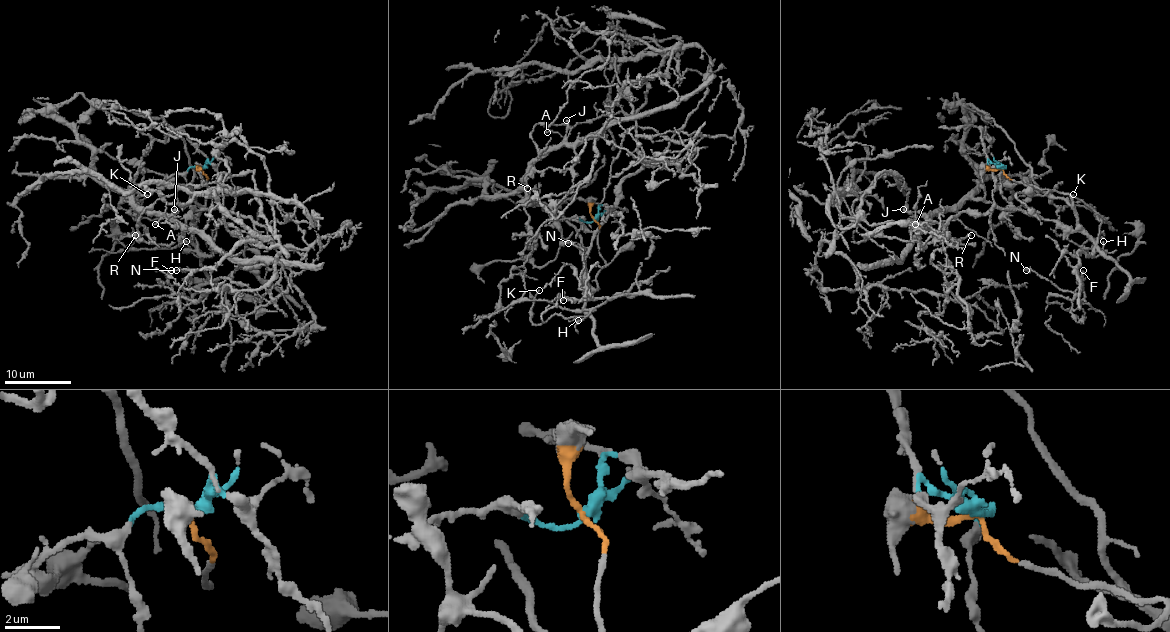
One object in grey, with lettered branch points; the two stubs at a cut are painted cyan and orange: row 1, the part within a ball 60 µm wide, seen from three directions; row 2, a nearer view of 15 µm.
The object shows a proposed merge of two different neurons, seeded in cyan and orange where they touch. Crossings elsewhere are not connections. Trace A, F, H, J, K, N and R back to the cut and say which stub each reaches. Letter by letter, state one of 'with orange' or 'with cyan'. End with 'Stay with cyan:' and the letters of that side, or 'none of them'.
A: with cyan
F: with orange
H: with orange
J: with cyan
K: with orange
N: with orange
R: with cyan
Stay with cyan: A, J, R

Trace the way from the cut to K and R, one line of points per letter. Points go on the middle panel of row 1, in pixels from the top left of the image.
K: (593, 218), (605, 262), (586, 313), (535, 323), (533, 297), (540, 290)
R: (595, 218), (596, 203), (523, 201), (528, 170), (570, 144), (575, 163), (535, 171), (528, 188)

